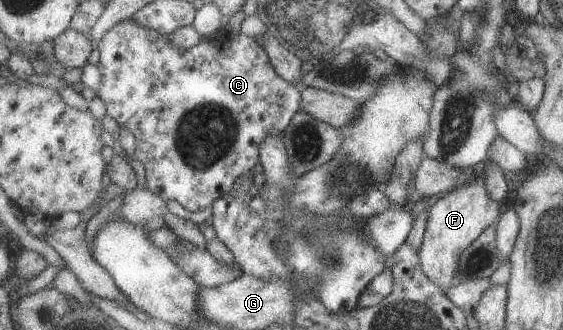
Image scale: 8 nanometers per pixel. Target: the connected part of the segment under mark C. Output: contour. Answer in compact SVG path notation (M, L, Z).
M135 18L119 23L114 26L99 43L101 61L99 65L103 73L103 80L98 90L98 96L106 103L107 114L118 120L123 128L130 129L137 138L137 151L135 157L145 166L147 170L147 185L165 200L177 200L186 210L197 212L214 206L220 198L229 194L237 182L239 176L249 173L259 162L262 162L262 144L271 136L284 136L289 130L293 119L302 111L303 87L289 82L277 67L272 63L268 50L258 41L257 36L249 37L240 34L230 38L225 30L221 30L212 40L204 41L191 50L183 50L175 46L169 35L161 31L143 26Z

